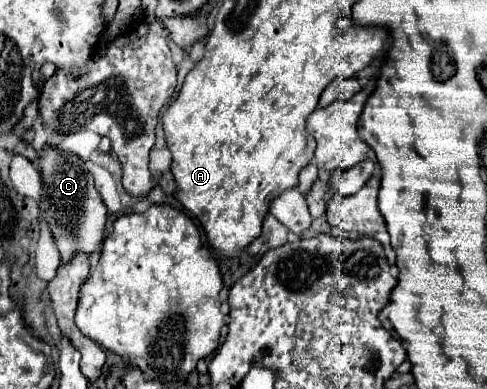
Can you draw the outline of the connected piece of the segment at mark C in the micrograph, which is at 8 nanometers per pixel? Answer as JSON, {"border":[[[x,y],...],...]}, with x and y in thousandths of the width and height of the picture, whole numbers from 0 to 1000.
{"border":[[[113,375],[97,380],[84,406],[84,473],[88,509],[101,519],[101,540],[92,550],[92,571],[117,622],[117,643],[125,653],[125,674],[146,674],[158,648],[191,653],[207,643],[216,617],[216,571],[220,571],[220,530],[195,483],[191,452],[179,442],[175,416],[154,396],[117,391]]]}

